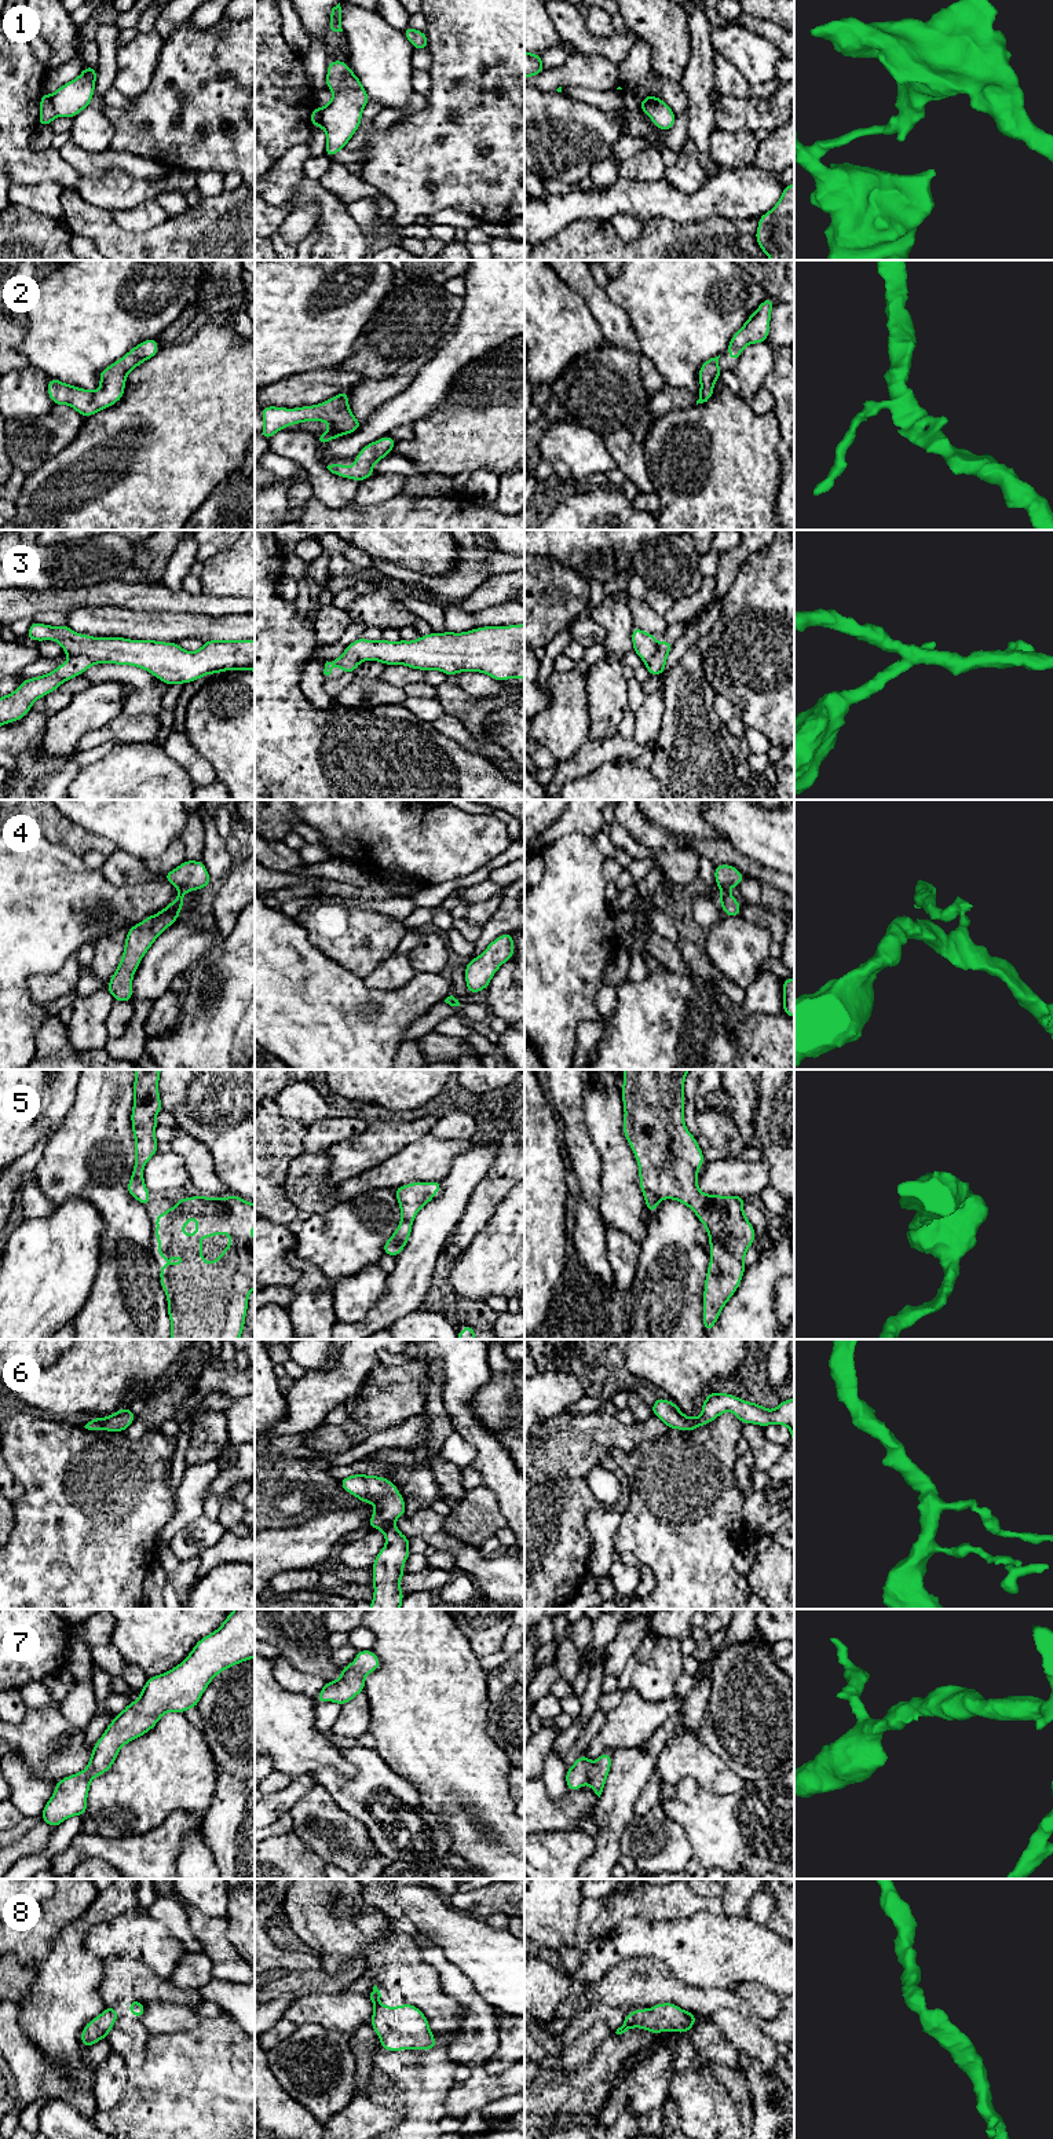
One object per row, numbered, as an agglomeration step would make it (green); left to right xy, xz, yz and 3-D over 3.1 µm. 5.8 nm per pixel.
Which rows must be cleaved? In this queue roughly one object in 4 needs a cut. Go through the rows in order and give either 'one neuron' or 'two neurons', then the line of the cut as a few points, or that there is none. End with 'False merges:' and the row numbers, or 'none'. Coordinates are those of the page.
1: two neurons | xy (50, 97), (57, 114)
2: one neuron | no cut
3: one neuron | no cut
4: two neurons | yz (721, 889), (727, 891)
5: one neuron | no cut
6: one neuron | no cut
7: one neuron | no cut
8: one neuron | no cut
False merges: 1, 4

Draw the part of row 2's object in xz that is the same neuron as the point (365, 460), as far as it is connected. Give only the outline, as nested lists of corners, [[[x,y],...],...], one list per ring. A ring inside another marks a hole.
[[[387,435],[376,442],[366,445],[354,458],[355,460],[354,467],[332,464],[332,465],[328,465],[326,468],[332,473],[340,478],[348,478],[348,479],[355,479],[357,482],[362,482],[374,475],[372,471],[373,465],[379,460],[388,456],[395,445],[396,445],[396,440],[392,436]]]

